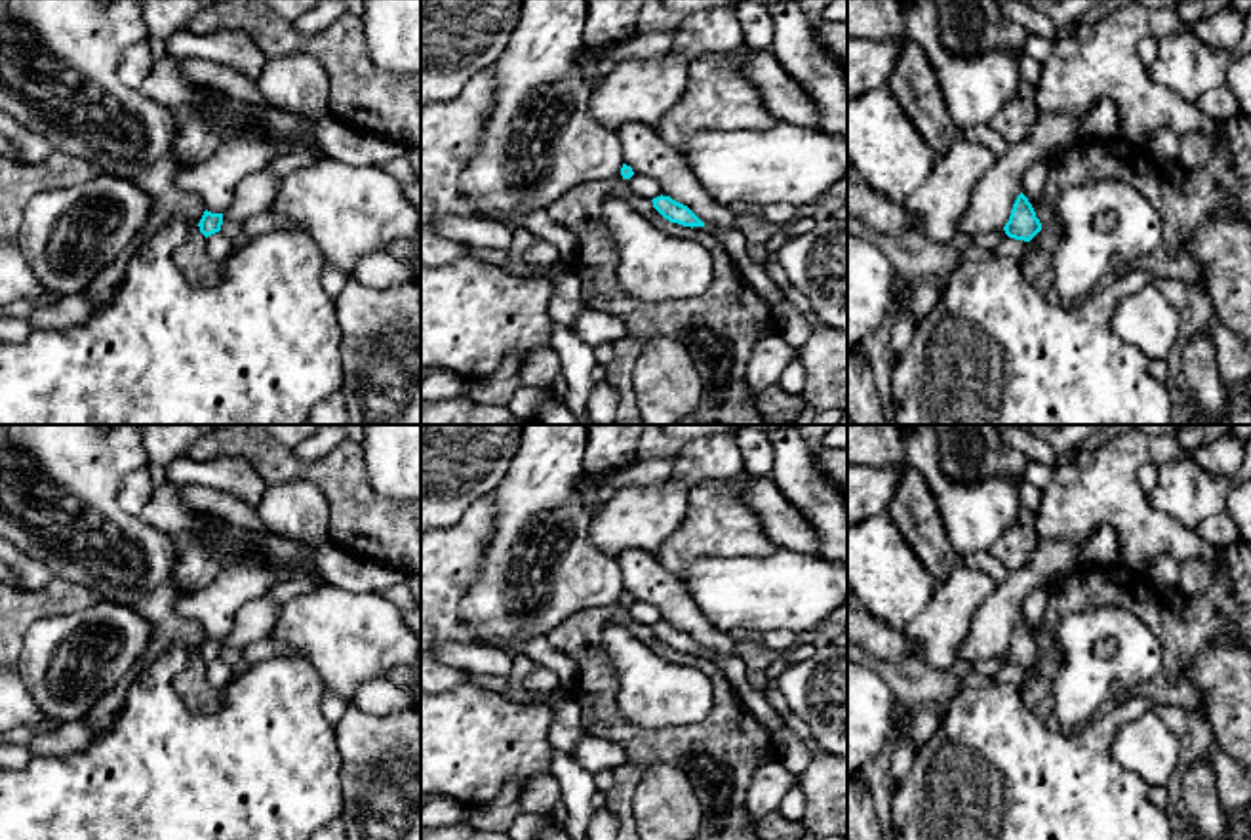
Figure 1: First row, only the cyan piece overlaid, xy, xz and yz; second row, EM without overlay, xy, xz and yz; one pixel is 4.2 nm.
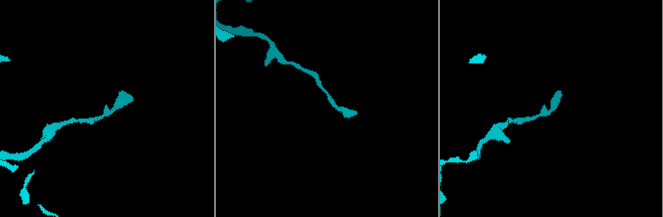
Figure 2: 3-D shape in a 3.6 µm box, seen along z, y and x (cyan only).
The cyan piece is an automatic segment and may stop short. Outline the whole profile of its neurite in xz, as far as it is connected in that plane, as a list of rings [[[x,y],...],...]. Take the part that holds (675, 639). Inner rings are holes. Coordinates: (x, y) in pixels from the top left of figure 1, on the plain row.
[[[657,623],[651,627],[653,634],[670,650],[684,653],[705,653],[705,650],[684,630],[672,627],[670,623]]]

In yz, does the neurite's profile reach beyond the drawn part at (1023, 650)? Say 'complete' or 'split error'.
complete

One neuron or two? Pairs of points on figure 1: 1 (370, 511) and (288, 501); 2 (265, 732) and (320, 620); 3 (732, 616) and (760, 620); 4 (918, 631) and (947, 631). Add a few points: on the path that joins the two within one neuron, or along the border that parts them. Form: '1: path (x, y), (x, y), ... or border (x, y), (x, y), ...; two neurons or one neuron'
1: border (294, 477), (305, 477), (322, 492), (330, 540); two neurons
2: border (303, 654), (326, 684); two neurons
3: path (739, 616), (753, 616); one neuron
4: path (926, 631), (939, 631); one neuron

